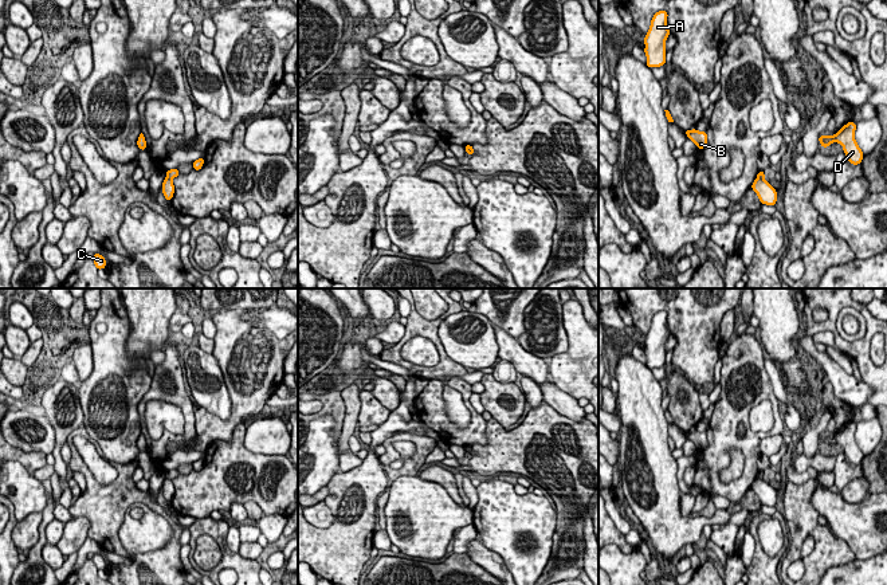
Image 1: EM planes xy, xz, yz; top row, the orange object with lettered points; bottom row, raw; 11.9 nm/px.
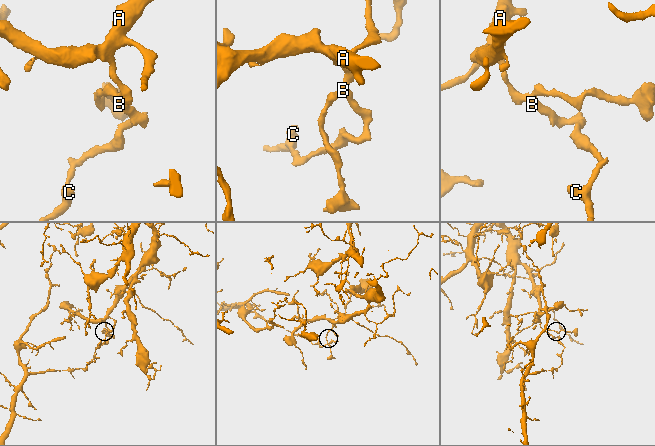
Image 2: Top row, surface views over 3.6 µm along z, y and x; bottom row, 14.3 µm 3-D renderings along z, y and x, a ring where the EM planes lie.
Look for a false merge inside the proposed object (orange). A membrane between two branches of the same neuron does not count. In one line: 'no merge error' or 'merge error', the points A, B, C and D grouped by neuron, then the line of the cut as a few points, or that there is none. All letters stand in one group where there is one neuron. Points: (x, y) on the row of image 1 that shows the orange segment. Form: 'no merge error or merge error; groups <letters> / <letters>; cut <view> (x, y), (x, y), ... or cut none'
merge error; groups A B D / C; cut xy (165, 177), (171, 180)

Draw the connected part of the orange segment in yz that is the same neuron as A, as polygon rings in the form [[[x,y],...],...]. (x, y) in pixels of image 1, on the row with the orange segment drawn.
[[[658,11],[651,20],[649,30],[644,39],[644,54],[647,56],[647,67],[662,67],[666,64],[666,40],[668,38],[670,28],[667,25],[667,11]]]

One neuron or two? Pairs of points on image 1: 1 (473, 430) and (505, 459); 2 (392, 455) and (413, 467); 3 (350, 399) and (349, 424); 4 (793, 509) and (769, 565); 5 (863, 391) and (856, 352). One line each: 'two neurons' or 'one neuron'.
1: two neurons
2: one neuron
3: one neuron
4: two neurons
5: two neurons

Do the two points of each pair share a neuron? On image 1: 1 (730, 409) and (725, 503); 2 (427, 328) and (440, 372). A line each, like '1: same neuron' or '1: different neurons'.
1: different neurons
2: same neuron

